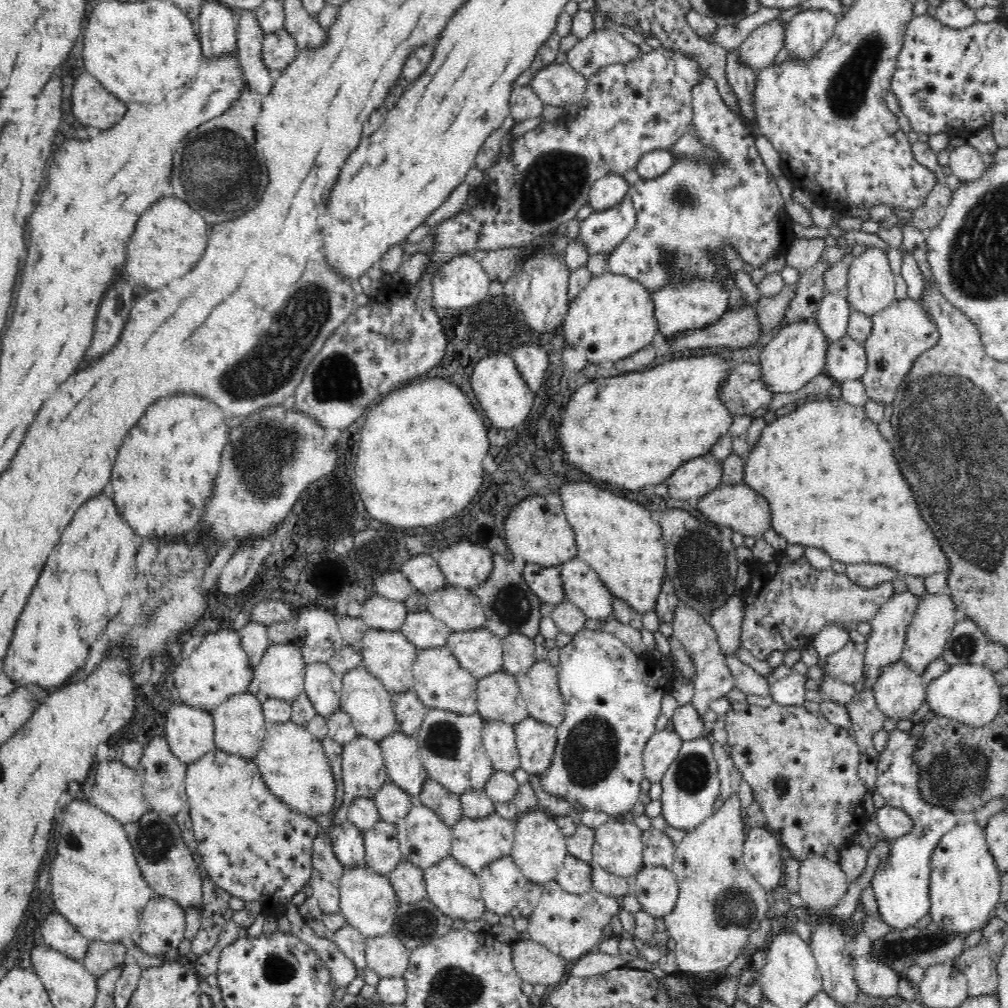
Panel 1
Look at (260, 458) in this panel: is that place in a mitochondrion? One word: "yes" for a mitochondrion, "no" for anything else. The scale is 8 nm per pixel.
yes

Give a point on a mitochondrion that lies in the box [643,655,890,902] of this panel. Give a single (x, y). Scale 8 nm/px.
(693, 772)

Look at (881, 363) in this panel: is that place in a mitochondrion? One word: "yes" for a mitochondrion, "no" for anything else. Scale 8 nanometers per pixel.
yes

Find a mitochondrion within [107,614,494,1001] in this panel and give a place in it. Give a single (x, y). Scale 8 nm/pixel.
(147, 827)

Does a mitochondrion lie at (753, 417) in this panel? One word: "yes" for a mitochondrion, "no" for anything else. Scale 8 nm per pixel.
no

